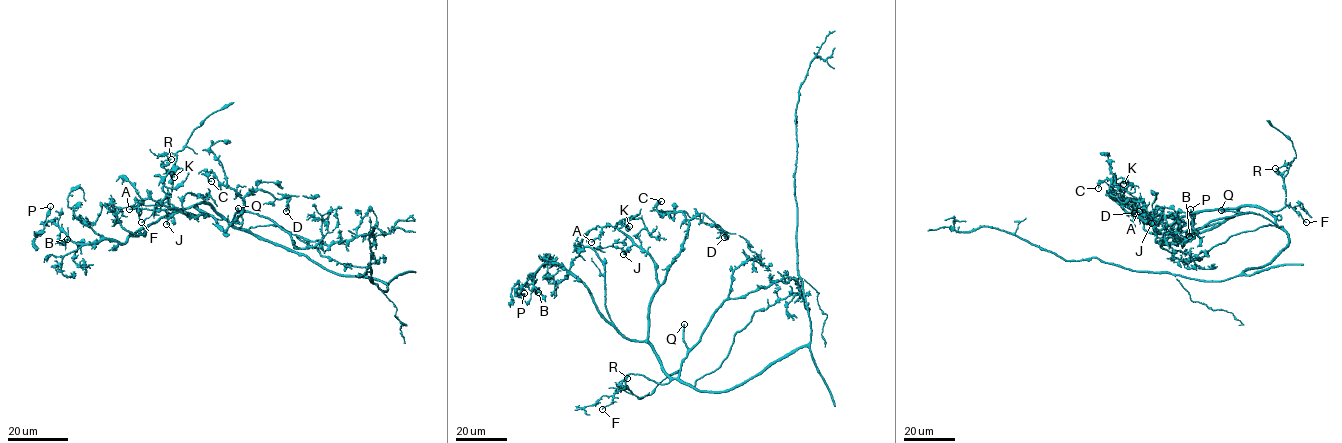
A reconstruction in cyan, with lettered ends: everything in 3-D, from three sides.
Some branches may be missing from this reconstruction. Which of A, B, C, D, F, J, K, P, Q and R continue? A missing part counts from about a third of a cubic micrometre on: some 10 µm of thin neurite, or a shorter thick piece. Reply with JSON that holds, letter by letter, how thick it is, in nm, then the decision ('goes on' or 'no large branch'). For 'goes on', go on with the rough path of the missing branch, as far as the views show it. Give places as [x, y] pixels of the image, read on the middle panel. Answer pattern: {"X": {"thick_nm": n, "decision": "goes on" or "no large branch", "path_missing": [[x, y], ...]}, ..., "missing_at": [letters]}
{"A": {"thick_nm": 240, "decision": "no large branch"}, "B": {"thick_nm": 220, "decision": "no large branch"}, "C": {"thick_nm": 200, "decision": "no large branch"}, "D": {"thick_nm": 220, "decision": "no large branch"}, "F": {"thick_nm": 140, "decision": "no large branch"}, "J": {"thick_nm": 240, "decision": "no large branch"}, "K": {"thick_nm": 320, "decision": "no large branch"}, "P": {"thick_nm": 240, "decision": "no large branch"}, "Q": {"thick_nm": 300, "decision": "goes on"}, "R": {"thick_nm": 200, "decision": "no large branch"}, "missing_at": ["Q"]}

